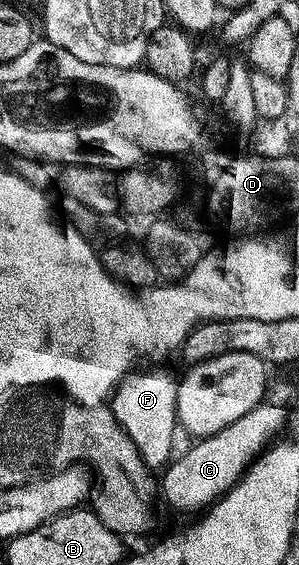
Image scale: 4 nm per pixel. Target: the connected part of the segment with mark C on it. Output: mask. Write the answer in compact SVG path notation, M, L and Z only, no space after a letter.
M260 405L221 434L196 442L192 451L185 452L180 459L178 456L166 468L167 476L161 479L162 498L164 495L181 511L195 511L198 507L210 508L212 503L236 487L247 474L248 467L272 446L271 438L283 427L282 409L267 406Z

